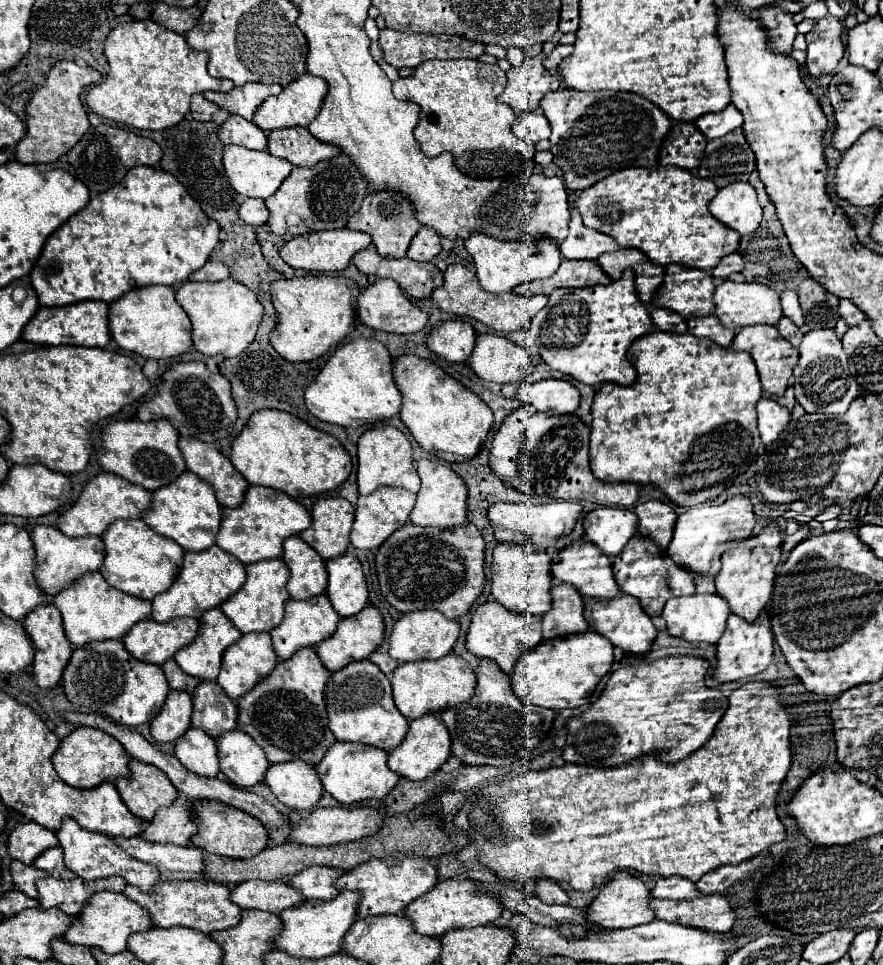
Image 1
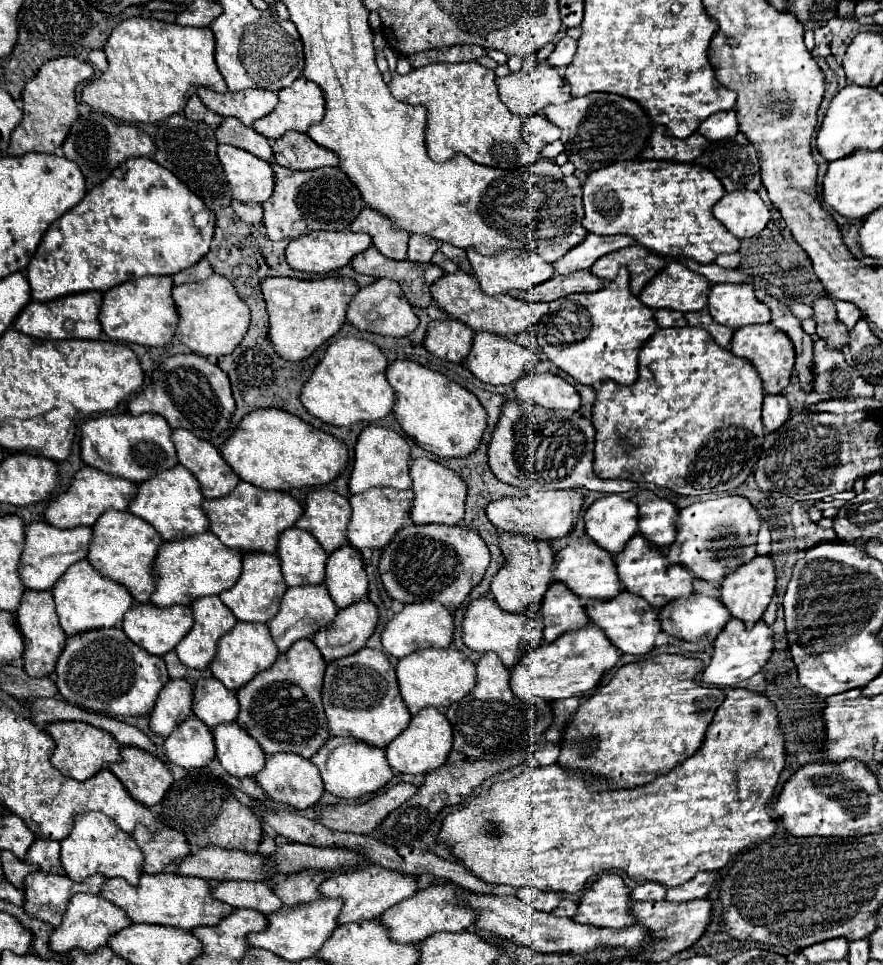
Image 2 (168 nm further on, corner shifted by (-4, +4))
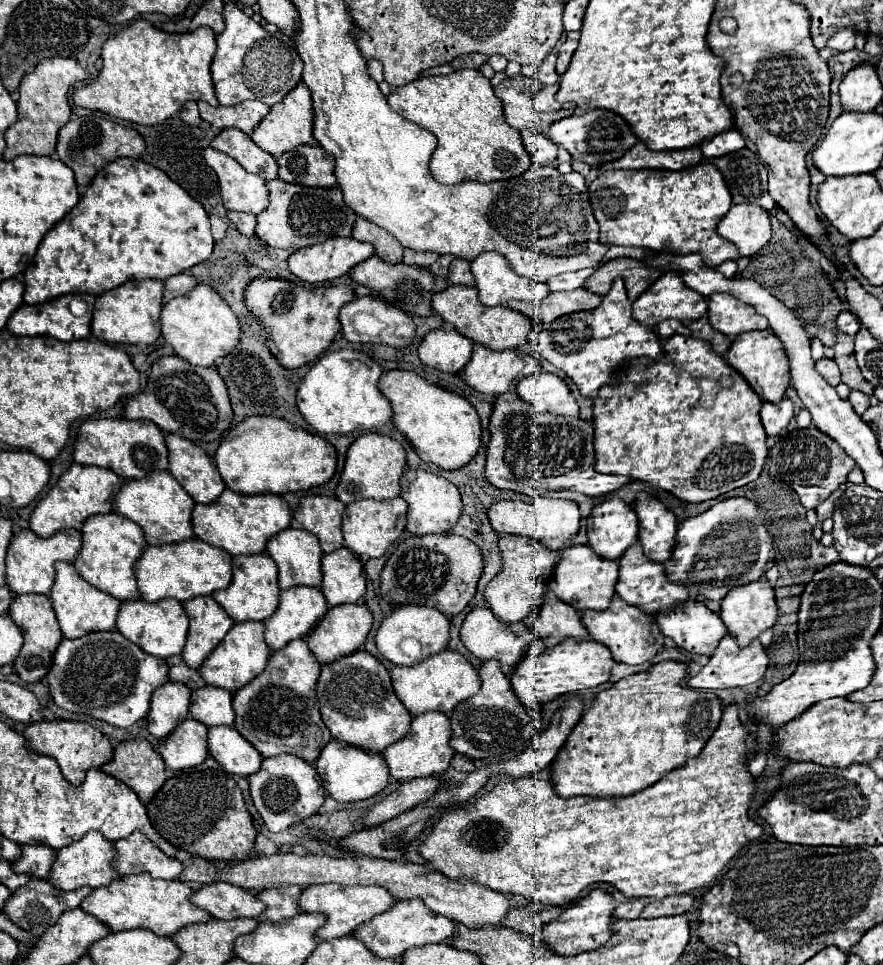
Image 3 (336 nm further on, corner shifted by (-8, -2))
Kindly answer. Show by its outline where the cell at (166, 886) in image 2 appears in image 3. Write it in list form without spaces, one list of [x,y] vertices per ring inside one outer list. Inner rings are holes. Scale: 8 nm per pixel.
[[[138,874],[138,876],[122,876],[122,880],[114,880],[110,886],[96,888],[90,894],[90,898],[80,906],[88,914],[96,916],[100,922],[108,924],[114,932],[146,928],[158,936],[172,936],[188,924],[212,920],[212,916],[206,910],[196,908],[190,902],[192,894],[194,890],[186,882],[156,880],[156,878],[150,878],[148,874]]]

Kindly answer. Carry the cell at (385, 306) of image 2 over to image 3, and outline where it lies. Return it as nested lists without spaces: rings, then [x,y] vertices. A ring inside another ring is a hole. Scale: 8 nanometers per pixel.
[[[364,296],[364,298],[354,298],[350,304],[346,304],[340,310],[340,324],[342,324],[342,334],[348,342],[378,342],[378,344],[388,344],[394,348],[408,346],[414,340],[416,334],[416,324],[400,308],[390,306],[382,298],[376,296]],[[358,312],[370,312],[378,320],[382,320],[384,328],[378,336],[368,336],[368,334],[358,334],[354,330],[354,316]]]

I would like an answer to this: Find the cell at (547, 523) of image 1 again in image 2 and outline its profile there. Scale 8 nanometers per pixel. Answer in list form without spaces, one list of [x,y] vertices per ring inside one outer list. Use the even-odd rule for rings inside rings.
[[[538,490],[522,498],[500,498],[486,506],[488,520],[504,532],[528,534],[536,540],[556,540],[566,536],[582,508],[582,494],[576,490]]]

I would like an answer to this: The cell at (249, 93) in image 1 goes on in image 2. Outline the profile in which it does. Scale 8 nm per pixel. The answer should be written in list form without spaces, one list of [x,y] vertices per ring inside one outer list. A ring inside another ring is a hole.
[[[198,88],[198,96],[208,110],[220,114],[222,118],[234,116],[246,126],[252,126],[254,120],[270,114],[278,102],[278,92],[262,88],[248,88],[226,94],[216,94],[210,88]]]

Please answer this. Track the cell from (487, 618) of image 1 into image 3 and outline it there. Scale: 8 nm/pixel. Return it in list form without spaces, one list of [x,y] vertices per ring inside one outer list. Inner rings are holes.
[[[474,608],[474,610],[466,616],[466,620],[464,620],[464,624],[462,624],[460,638],[462,638],[464,646],[466,646],[476,658],[480,658],[480,660],[490,660],[490,658],[494,658],[494,660],[498,660],[500,666],[502,666],[502,672],[504,672],[506,676],[510,676],[510,674],[514,672],[516,664],[522,660],[524,652],[528,652],[530,646],[532,646],[534,640],[536,640],[534,632],[530,632],[530,628],[528,628],[524,622],[518,624],[518,634],[516,634],[514,628],[516,628],[516,626],[510,626],[510,624],[504,624],[502,620],[498,620],[490,608]]]

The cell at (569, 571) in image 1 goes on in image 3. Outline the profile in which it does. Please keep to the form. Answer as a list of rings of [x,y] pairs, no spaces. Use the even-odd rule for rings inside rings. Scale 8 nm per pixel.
[[[572,546],[562,550],[562,558],[556,564],[554,576],[550,580],[550,590],[556,594],[556,598],[570,604],[578,612],[602,610],[610,606],[610,600],[616,594],[616,582],[618,582],[618,564],[614,560],[598,556],[590,546]]]

